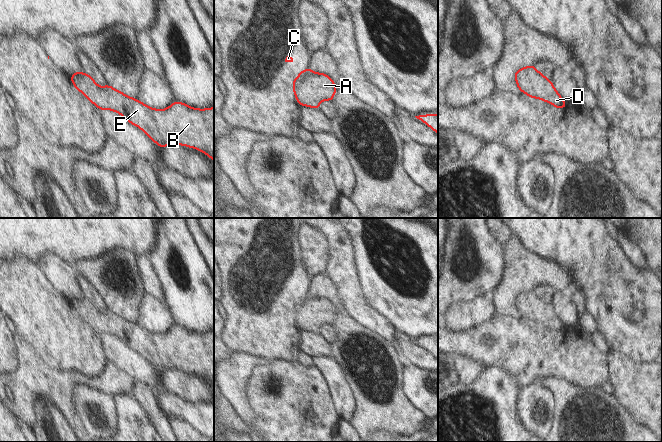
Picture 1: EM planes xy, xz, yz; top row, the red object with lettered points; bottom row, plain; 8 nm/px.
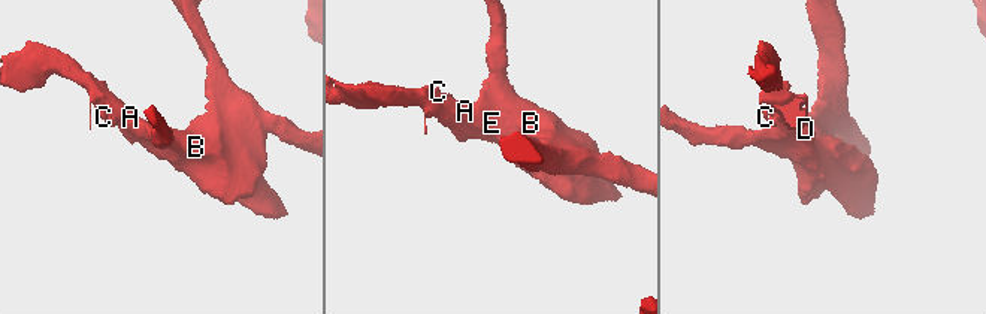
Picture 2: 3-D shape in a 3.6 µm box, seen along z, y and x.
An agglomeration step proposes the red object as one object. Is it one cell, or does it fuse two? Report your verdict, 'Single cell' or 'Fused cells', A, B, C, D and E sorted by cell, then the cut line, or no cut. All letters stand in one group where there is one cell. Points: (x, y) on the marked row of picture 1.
Single cell. Groups: A B C D E. No split

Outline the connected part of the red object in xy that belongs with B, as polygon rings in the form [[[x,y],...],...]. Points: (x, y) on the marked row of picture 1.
[[[76,71],[70,79],[98,109],[109,109],[145,132],[159,147],[169,144],[196,148],[214,161],[214,107],[195,109],[175,101],[167,109],[146,106],[109,84],[99,87],[87,73]]]

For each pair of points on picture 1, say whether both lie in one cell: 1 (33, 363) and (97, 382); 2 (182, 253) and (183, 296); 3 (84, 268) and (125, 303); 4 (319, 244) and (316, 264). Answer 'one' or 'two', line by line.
1: one
2: one
3: one
4: one

